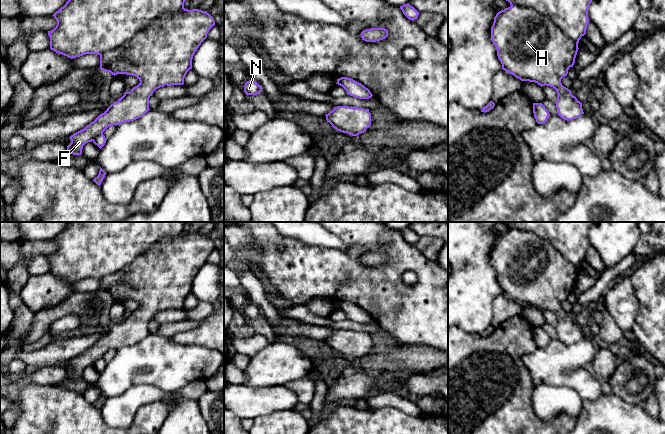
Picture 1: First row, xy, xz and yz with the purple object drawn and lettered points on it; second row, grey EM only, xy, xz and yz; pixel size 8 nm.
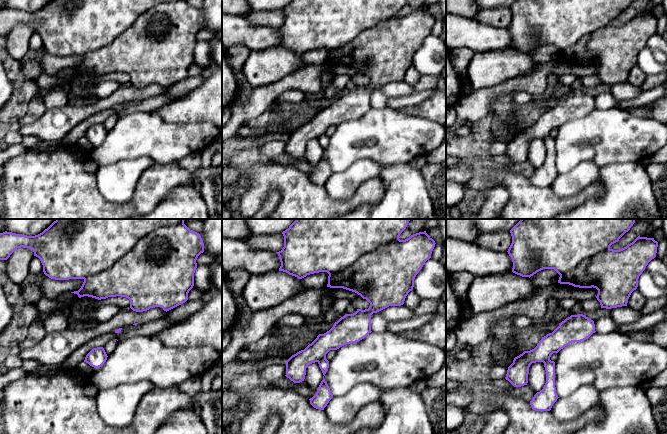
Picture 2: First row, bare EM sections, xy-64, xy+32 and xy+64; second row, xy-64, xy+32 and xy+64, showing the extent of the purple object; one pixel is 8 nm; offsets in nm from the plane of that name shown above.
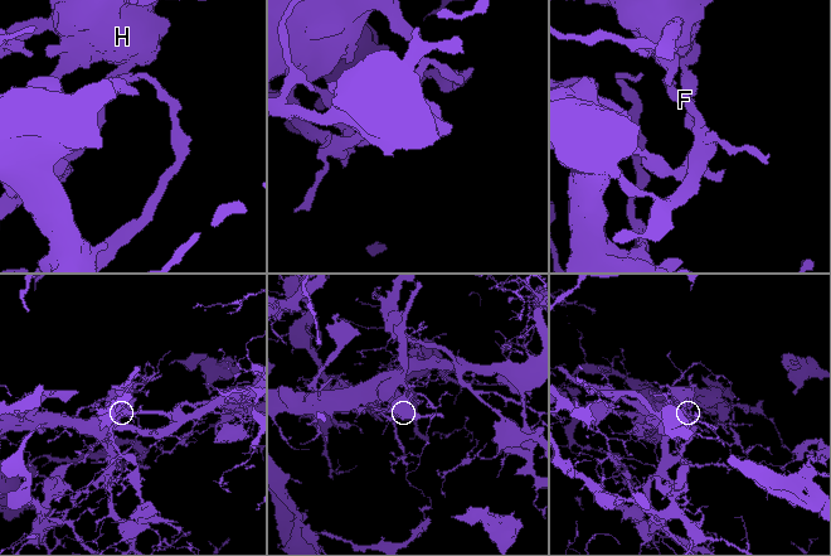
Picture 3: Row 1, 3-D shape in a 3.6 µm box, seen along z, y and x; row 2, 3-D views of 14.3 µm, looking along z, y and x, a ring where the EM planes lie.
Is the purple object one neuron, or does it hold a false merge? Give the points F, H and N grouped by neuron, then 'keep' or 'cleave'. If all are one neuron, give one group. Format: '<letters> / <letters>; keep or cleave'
F / H N; cleave

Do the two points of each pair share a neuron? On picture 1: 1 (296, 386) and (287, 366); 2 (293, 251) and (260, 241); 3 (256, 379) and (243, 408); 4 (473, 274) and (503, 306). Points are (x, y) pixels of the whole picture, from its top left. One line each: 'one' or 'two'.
1: two
2: one
3: two
4: two

